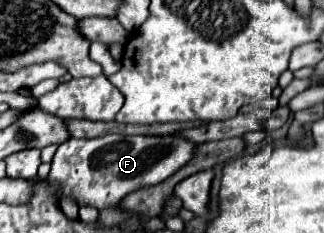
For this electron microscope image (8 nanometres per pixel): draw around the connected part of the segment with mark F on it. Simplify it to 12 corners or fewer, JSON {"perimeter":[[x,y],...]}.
{"perimeter":[[177,136],[69,138],[49,182],[107,208],[179,170]]}

